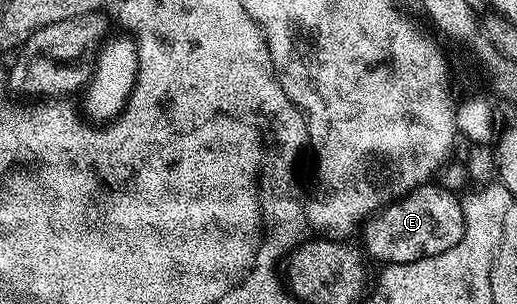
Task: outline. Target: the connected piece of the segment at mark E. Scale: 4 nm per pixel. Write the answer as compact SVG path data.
M441 184L418 186L410 194L390 202L366 219L364 250L369 257L371 254L376 261L386 266L408 264L421 258L440 256L440 252L456 248L464 236L465 227L462 203L455 191L446 190Z

